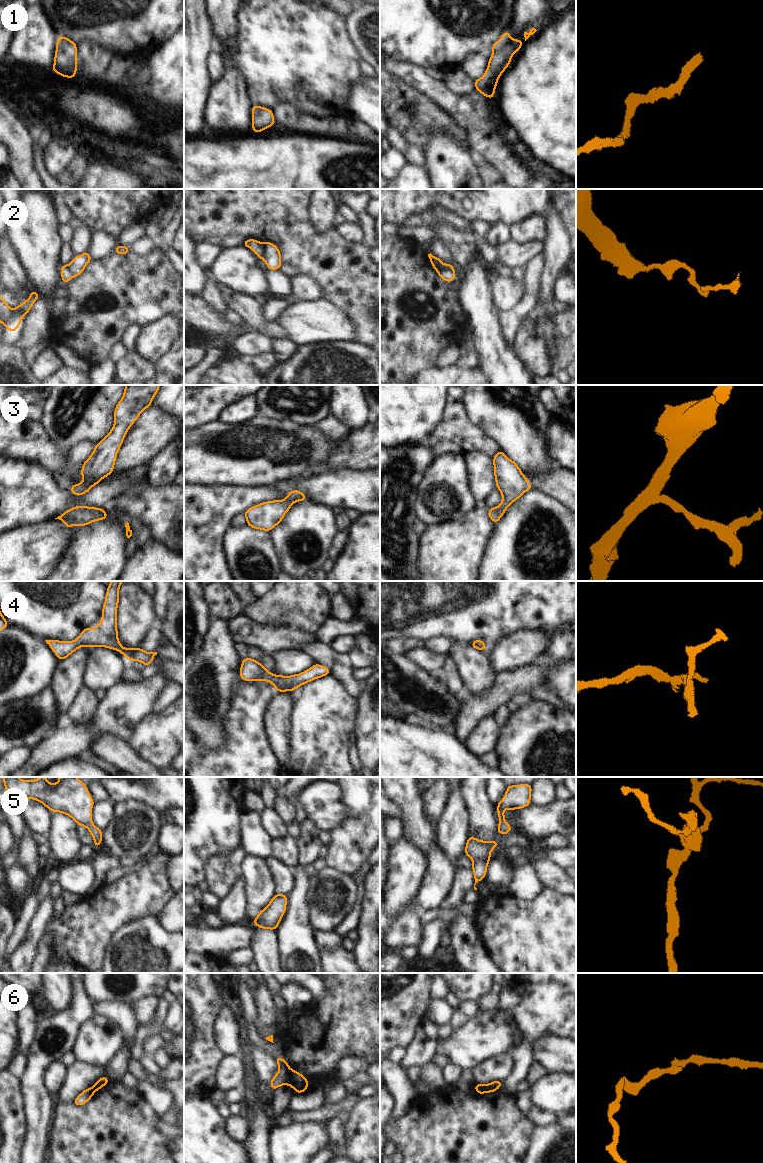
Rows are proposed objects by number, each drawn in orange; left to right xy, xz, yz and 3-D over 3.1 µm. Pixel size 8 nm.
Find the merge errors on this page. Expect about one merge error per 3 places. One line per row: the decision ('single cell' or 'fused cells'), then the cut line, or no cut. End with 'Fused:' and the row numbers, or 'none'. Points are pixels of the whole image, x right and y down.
1: single cell; cut none
2: fused cells; cut yz (454, 271), (437, 272)
3: single cell; cut none
4: single cell; cut none
5: single cell; cut none
6: fused cells; cut xz (290, 1069), (287, 1083)
Fused: 2, 6

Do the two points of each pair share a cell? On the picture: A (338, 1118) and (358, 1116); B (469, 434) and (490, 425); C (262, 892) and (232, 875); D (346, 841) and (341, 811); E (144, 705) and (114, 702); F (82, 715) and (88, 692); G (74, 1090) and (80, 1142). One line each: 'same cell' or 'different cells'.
A: different cells
B: different cells
C: different cells
D: different cells
E: same cell
F: same cell
G: different cells

